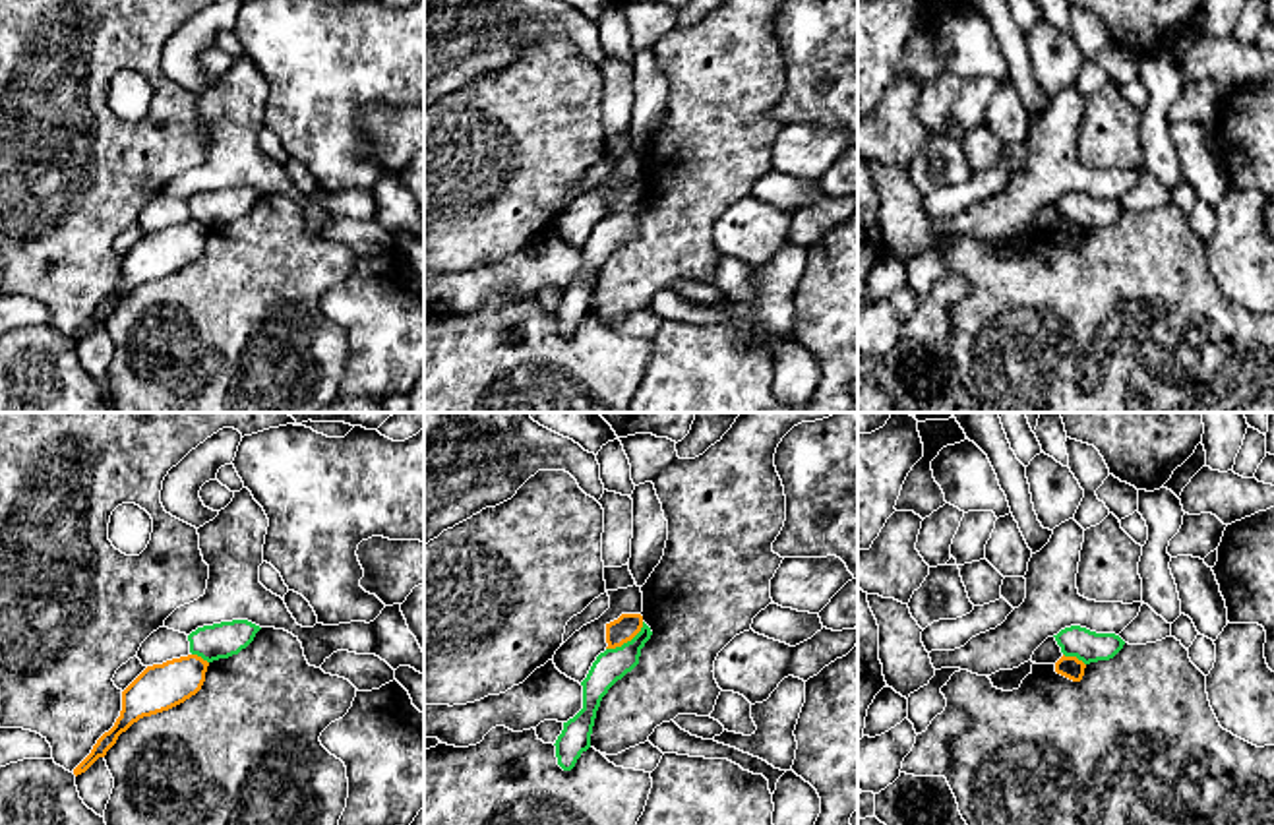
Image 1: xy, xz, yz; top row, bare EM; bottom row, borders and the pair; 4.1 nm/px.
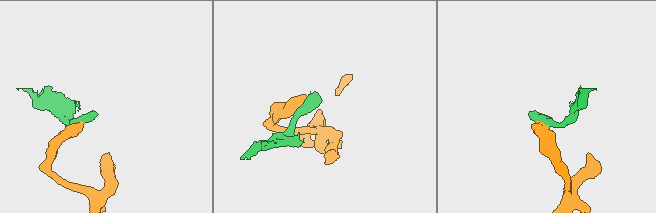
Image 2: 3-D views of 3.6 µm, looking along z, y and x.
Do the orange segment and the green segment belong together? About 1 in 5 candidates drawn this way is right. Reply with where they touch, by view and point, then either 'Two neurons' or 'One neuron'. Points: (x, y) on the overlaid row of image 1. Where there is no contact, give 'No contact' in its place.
Touches orange at xz (626, 641). Two neurons

